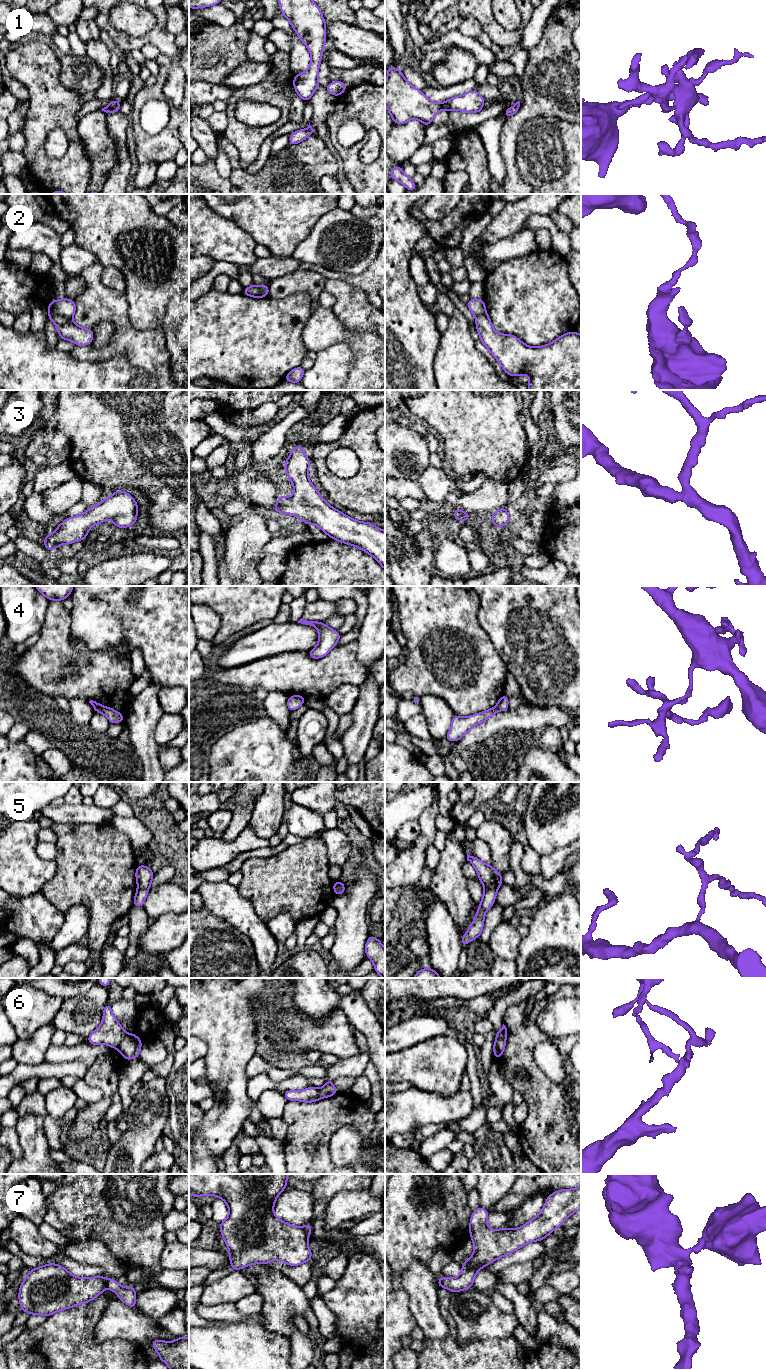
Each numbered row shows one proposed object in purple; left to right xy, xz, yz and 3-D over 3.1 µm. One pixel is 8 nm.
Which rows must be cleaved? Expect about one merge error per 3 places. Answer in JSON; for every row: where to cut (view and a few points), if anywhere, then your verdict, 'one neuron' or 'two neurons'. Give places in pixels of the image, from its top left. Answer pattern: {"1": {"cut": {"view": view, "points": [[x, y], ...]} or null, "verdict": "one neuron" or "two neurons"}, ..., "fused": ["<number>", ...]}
{"1": {"cut": {"view": "xy", "points": [[118, 101], [108, 111]]}, "verdict": "two neurons"}, "2": {"cut": {"view": "xy", "points": [[48, 309], [71, 319]]}, "verdict": "two neurons"}, "3": {"cut": null, "verdict": "one neuron"}, "4": {"cut": {"view": "xy", "points": [[103, 706], [94, 710]]}, "verdict": "two neurons"}, "5": {"cut": {"view": "xz", "points": [[344, 885], [340, 885], [335, 894]]}, "verdict": "two neurons"}, "6": {"cut": {"view": "xy", "points": [[126, 1034], [117, 1048]]}, "verdict": "two neurons"}, "7": {"cut": {"view": "xy", "points": [[108, 1279], [106, 1286]]}, "verdict": "two neurons"}, "fused": ["1", "2", "4", "5", "6", "7"]}

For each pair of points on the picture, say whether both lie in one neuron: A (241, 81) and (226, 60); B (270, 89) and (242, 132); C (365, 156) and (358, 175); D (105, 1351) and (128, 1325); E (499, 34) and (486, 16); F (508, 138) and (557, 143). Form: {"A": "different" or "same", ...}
{"A": "different", "B": "same", "C": "different", "D": "different", "E": "same", "F": "different"}

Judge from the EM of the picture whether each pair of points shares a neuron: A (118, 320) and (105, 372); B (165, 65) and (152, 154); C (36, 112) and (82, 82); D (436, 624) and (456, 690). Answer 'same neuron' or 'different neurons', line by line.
A: different neurons
B: same neuron
C: different neurons
D: same neuron

